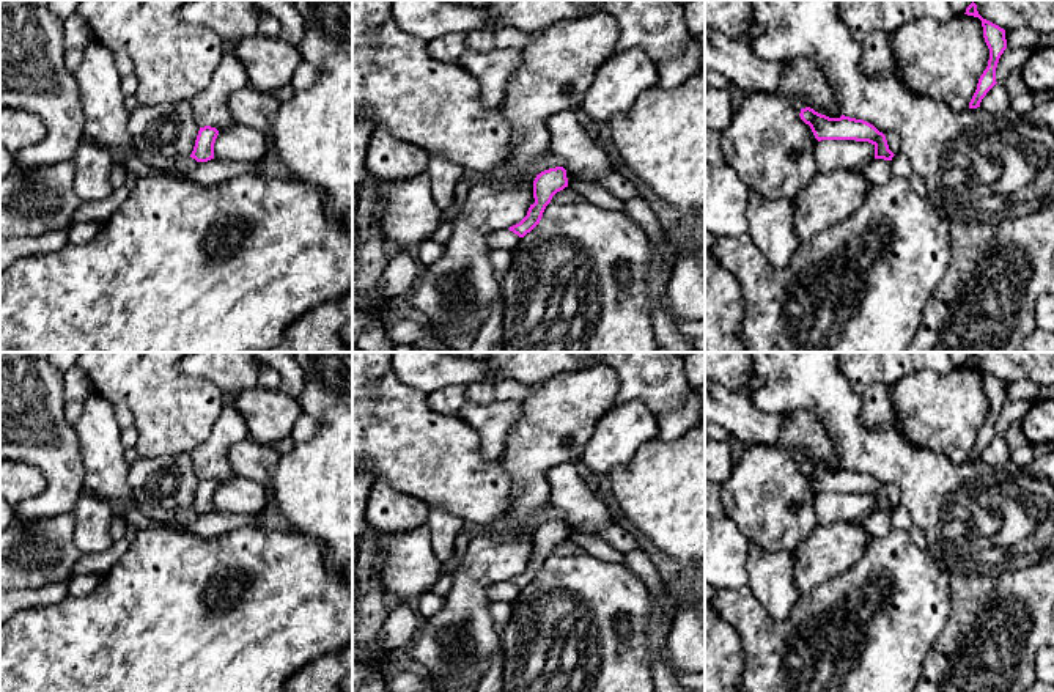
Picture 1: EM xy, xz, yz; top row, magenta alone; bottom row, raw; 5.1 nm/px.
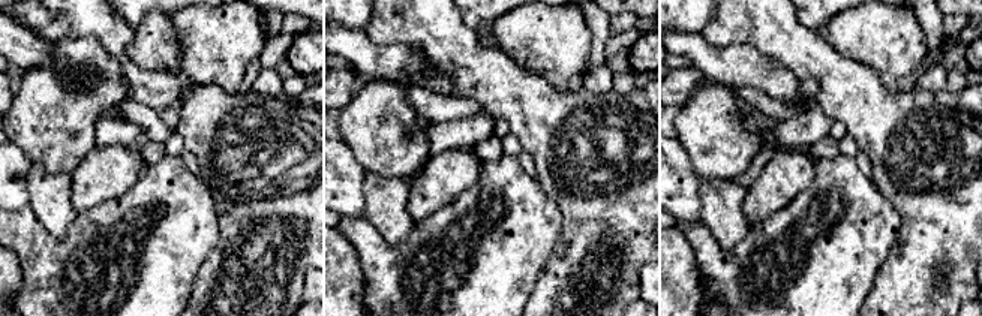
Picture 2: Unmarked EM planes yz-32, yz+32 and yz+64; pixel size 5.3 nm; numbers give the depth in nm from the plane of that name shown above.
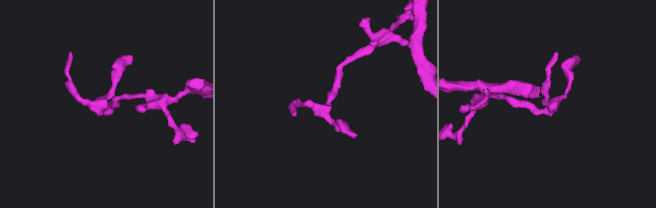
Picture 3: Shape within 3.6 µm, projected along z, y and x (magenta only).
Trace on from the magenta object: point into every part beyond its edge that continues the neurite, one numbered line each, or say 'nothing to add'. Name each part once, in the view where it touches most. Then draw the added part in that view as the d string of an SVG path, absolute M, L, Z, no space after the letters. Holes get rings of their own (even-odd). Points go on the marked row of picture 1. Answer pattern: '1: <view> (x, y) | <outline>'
nothing to add

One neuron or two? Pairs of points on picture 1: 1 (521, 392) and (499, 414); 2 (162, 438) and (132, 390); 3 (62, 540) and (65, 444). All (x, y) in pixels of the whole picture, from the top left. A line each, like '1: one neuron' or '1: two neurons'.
1: two neurons
2: one neuron
3: two neurons

